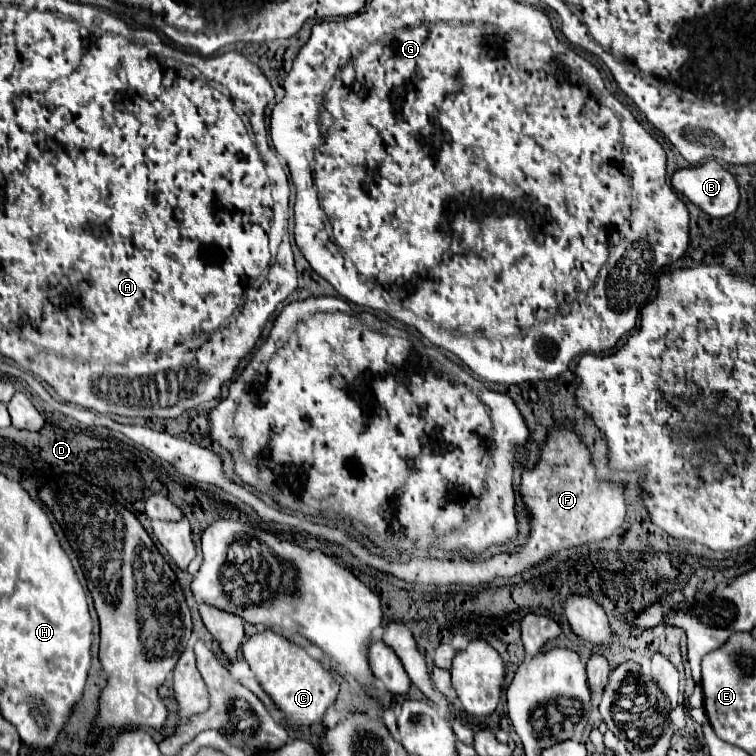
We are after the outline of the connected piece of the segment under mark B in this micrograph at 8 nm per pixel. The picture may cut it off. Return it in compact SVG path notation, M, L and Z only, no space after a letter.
M710 160L700 166L676 170L672 176L672 188L680 192L682 196L686 196L692 204L696 204L700 210L704 210L712 218L724 218L732 214L740 202L740 192L734 176L728 170L724 170L716 160Z

